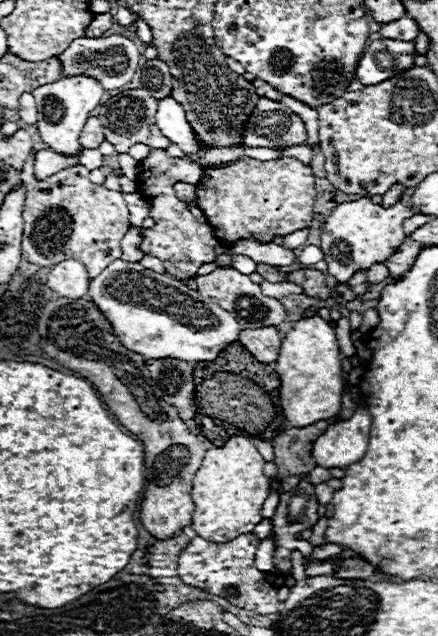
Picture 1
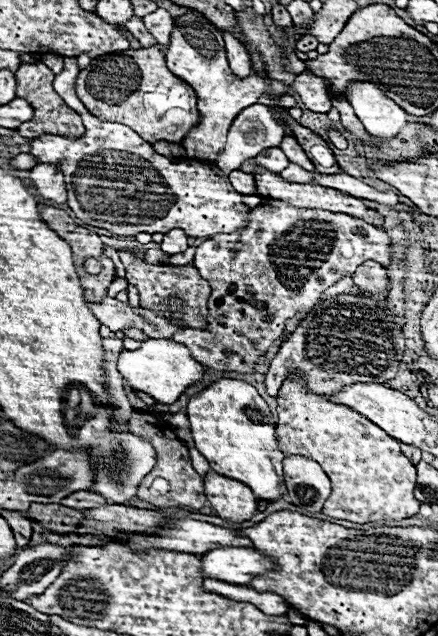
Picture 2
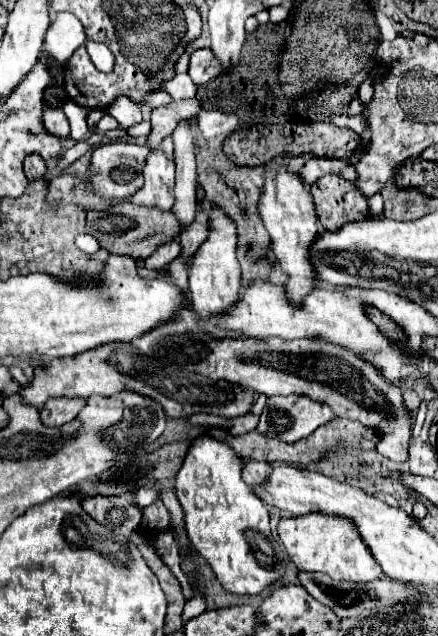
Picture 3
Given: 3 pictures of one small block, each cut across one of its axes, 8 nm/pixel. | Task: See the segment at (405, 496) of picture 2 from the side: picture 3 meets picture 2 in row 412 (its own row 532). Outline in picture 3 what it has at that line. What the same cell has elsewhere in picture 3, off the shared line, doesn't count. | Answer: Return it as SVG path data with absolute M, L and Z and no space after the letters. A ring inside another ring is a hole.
M306 514L306 516L290 516L282 518L278 524L278 536L292 558L292 562L302 572L324 572L332 580L348 580L348 582L372 582L382 576L380 564L376 564L372 552L360 534L356 532L356 524L352 524L344 516L328 516L328 514Z

